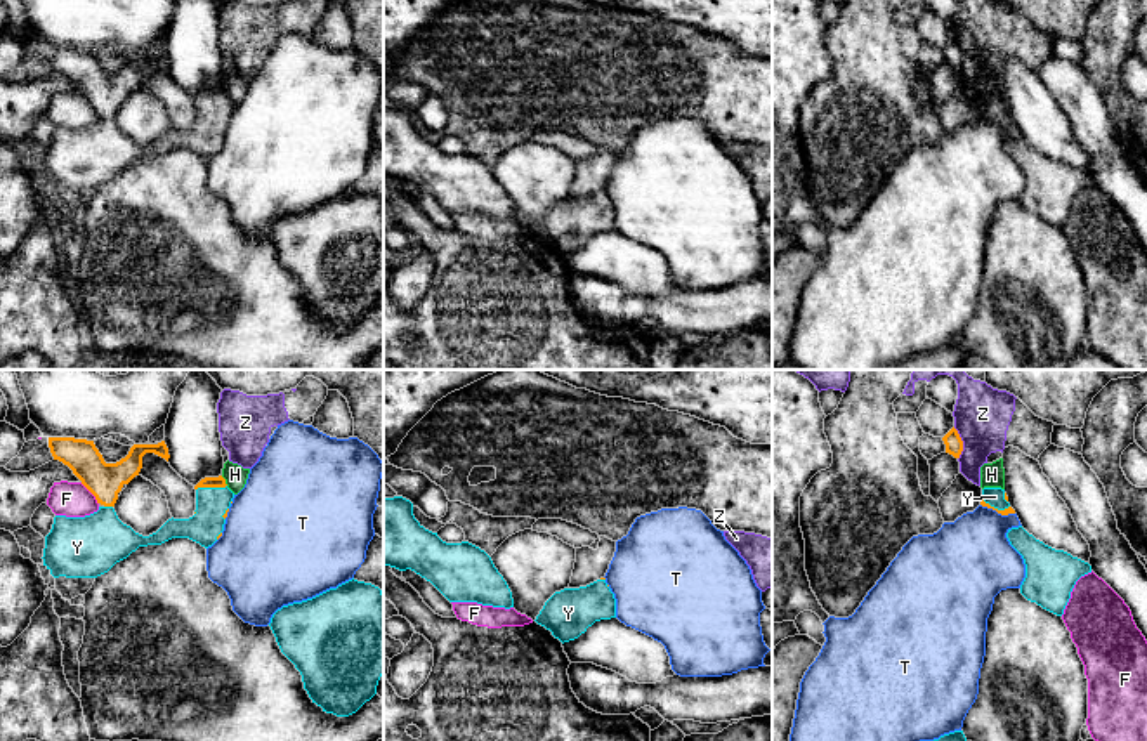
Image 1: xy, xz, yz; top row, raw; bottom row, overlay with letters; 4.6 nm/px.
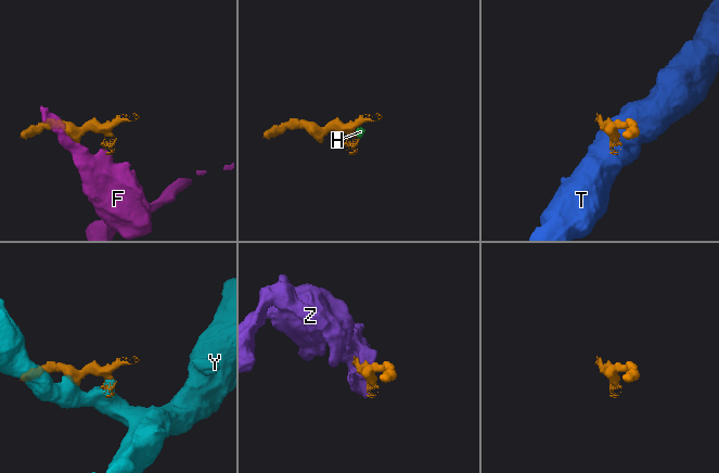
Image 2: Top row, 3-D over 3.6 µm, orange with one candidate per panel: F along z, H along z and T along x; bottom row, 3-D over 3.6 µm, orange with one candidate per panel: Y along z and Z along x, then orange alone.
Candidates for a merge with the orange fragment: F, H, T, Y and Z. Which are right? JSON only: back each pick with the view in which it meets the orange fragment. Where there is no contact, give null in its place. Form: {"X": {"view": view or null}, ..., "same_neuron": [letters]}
{"Y": {"view": "xy"}, "same_neuron": ["Y"]}

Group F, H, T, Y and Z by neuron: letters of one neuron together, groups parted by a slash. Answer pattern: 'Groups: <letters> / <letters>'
Groups: F / H Z / T / Y

